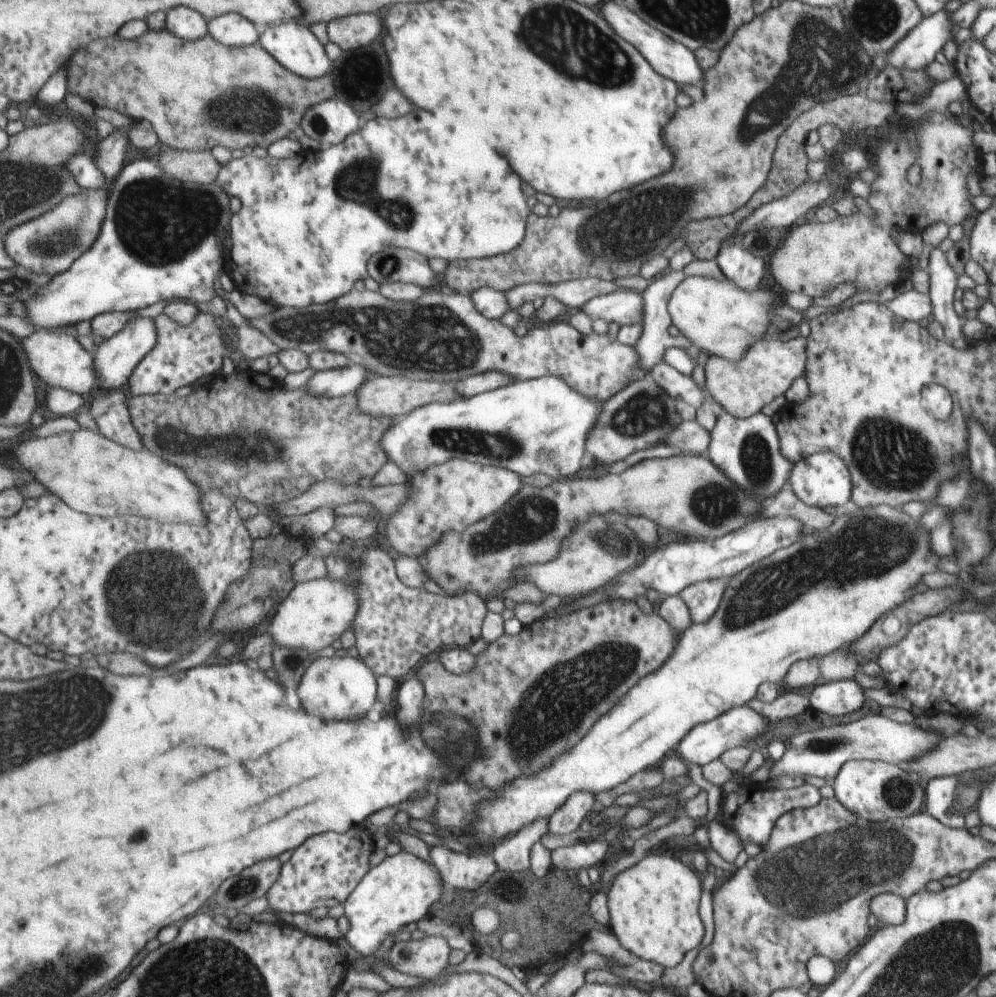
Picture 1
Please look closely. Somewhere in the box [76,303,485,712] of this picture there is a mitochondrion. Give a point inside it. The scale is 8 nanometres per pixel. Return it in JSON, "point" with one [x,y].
{"point":[141,608]}

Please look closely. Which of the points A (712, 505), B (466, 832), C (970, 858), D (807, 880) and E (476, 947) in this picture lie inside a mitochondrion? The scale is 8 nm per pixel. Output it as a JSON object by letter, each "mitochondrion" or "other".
{"A":"mitochondrion","B":"other","C":"other","D":"mitochondrion","E":"other"}

